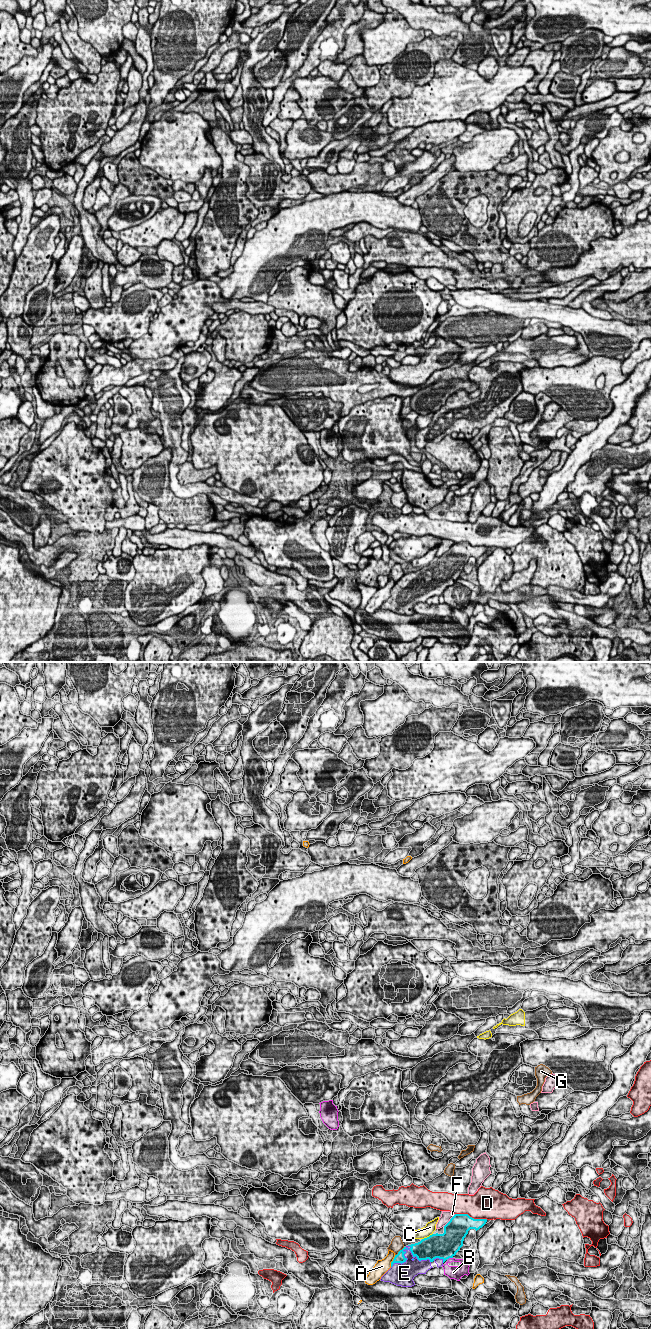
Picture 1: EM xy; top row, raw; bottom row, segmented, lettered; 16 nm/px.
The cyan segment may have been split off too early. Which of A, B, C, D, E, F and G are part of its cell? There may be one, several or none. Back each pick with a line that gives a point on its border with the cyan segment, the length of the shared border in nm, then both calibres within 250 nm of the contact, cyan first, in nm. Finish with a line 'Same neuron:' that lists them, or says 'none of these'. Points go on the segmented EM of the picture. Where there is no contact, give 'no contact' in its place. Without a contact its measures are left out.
E: contact xy (407, 1249); length 650 nm; calibres 160 and 170 nm
Same neuron: E

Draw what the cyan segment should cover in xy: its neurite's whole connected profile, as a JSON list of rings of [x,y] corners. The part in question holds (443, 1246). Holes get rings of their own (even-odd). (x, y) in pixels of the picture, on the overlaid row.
[[[455,1214],[450,1221],[444,1226],[443,1234],[432,1234],[420,1242],[408,1245],[395,1255],[391,1262],[391,1268],[381,1277],[381,1281],[390,1282],[397,1286],[412,1287],[415,1285],[413,1279],[418,1274],[426,1274],[428,1270],[433,1268],[431,1263],[434,1261],[437,1267],[443,1266],[443,1263],[453,1258],[463,1246],[463,1241],[470,1229],[476,1231],[482,1228],[487,1219],[474,1219],[468,1214]]]

